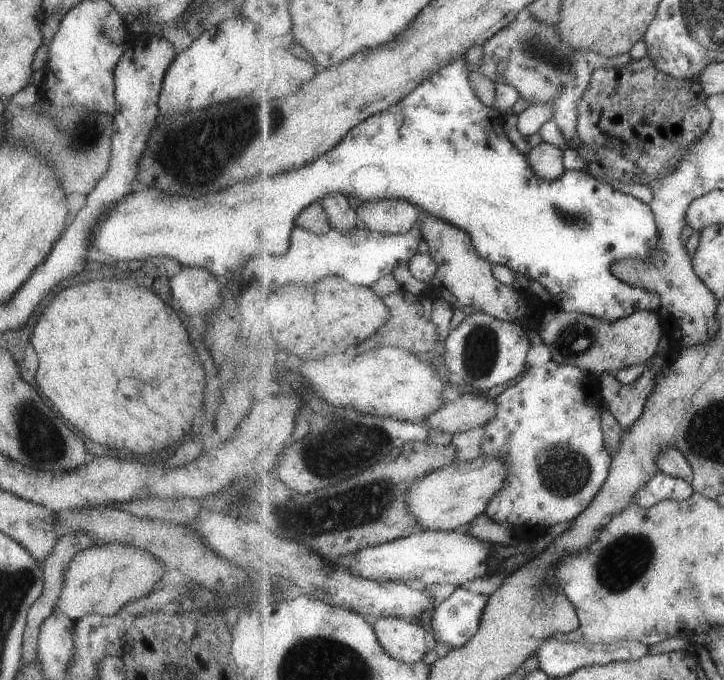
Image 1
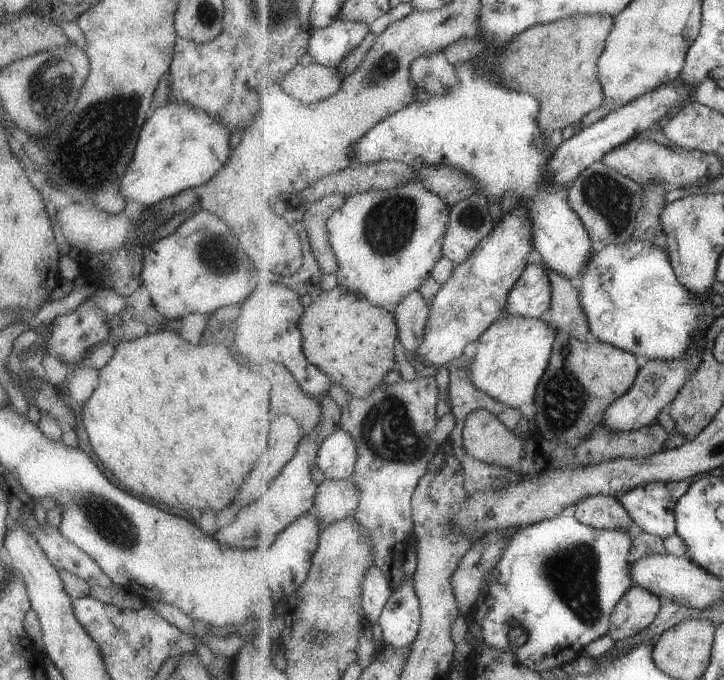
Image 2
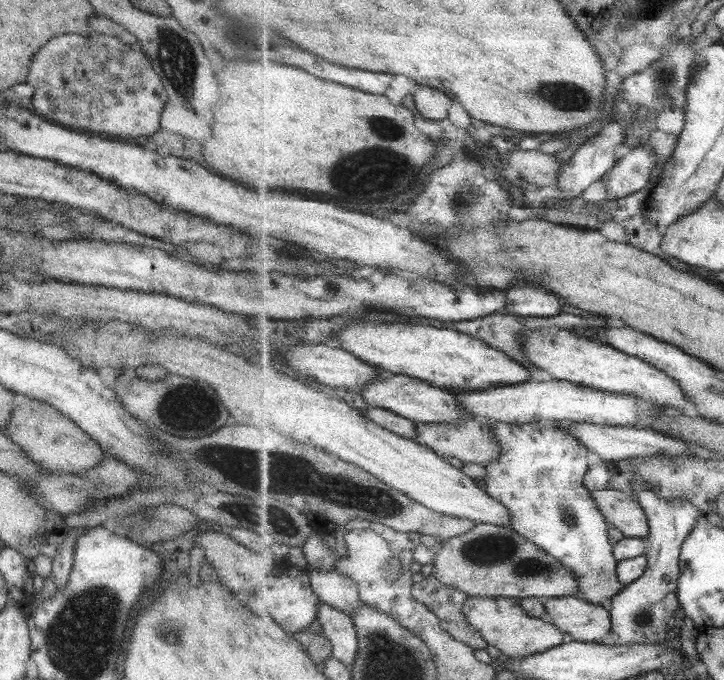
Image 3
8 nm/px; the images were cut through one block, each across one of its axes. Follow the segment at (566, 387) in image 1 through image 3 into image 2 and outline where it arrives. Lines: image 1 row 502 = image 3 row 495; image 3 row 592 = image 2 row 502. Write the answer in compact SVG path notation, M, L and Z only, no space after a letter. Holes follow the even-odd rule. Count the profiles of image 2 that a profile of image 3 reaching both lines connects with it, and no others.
M611 495L585 497L577 502L574 517L594 529L629 530L633 538L642 532L620 500Z

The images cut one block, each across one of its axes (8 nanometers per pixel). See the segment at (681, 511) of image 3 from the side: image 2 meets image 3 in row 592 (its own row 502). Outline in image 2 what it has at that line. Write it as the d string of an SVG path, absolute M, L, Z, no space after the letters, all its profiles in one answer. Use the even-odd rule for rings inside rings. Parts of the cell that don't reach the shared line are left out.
M691 481L648 482L619 497L635 524L666 539L678 532L676 506L691 488Z

